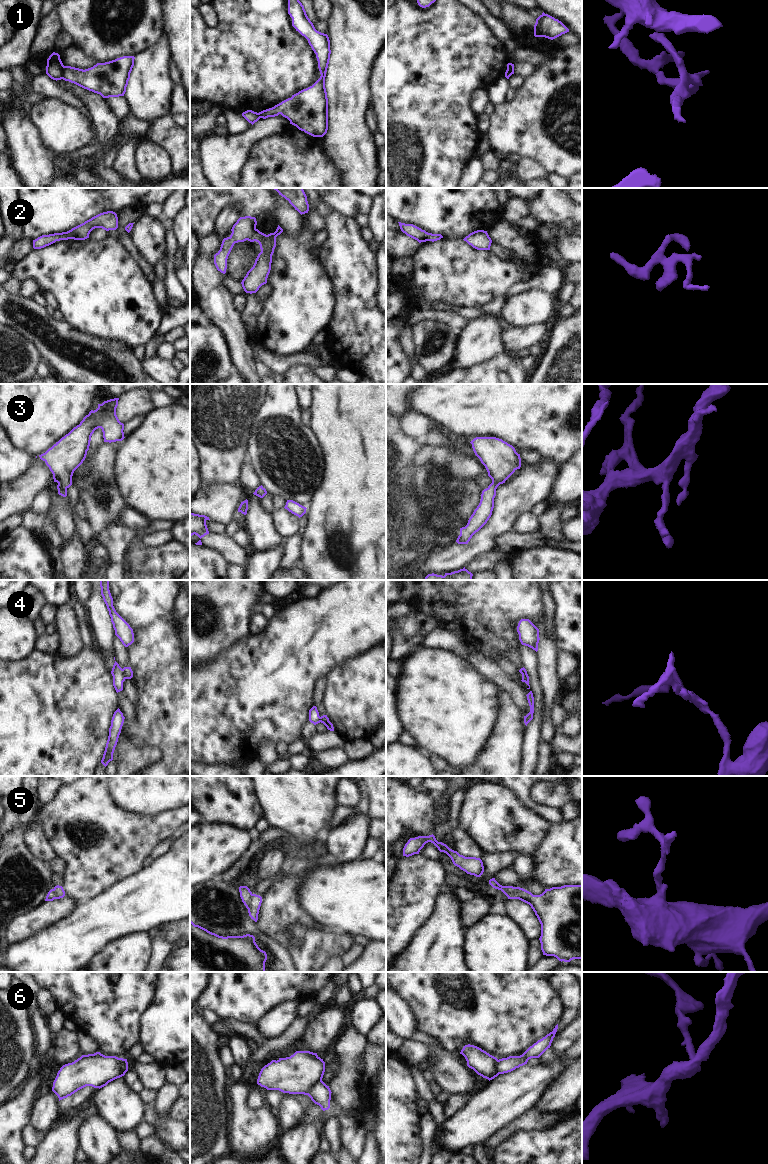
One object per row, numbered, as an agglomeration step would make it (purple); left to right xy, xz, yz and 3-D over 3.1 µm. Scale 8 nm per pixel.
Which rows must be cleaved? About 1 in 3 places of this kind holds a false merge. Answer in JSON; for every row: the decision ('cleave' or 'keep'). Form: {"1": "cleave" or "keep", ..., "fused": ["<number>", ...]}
{"1": "cleave", "2": "keep", "3": "keep", "4": "cleave", "5": "keep", "6": "cleave", "fused": ["1", "4", "6"]}

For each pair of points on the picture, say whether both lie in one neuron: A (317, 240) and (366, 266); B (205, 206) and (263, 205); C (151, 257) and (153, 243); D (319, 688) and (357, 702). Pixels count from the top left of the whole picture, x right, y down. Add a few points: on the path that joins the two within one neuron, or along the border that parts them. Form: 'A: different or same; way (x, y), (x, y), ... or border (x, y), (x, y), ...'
A: different; border (324, 228), (327, 238), (319, 248)
B: same; way (219, 198), (249, 198)
C: same; way (151, 254), (151, 246)
D: different; border (326, 676), (325, 691), (321, 703)

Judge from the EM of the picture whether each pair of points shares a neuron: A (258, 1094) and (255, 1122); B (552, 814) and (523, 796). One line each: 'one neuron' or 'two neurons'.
A: two neurons
B: one neuron

